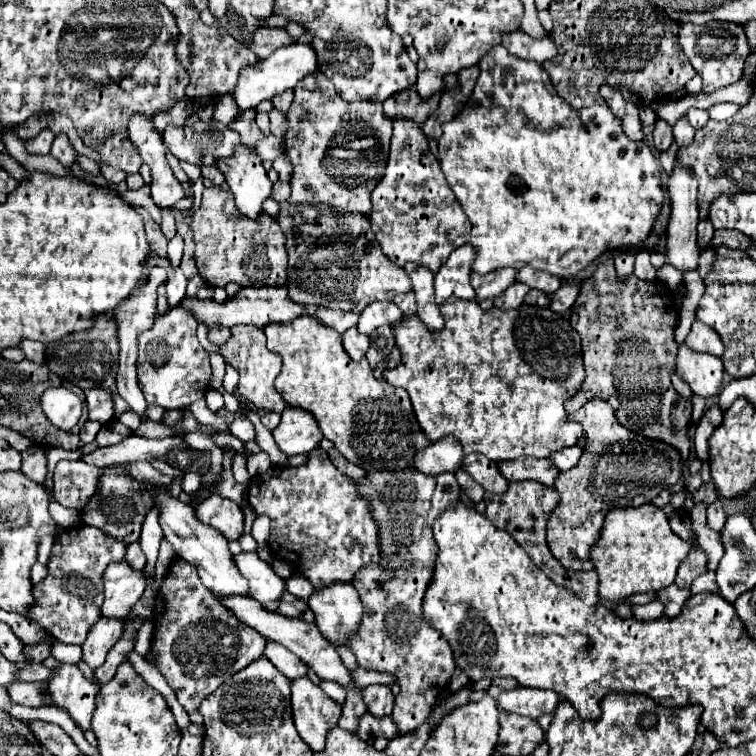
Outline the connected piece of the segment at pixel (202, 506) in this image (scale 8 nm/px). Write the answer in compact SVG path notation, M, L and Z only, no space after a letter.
M212 494L210 498L206 498L204 502L198 504L196 514L198 514L198 520L214 526L228 540L236 540L242 534L244 514L242 514L240 506L236 502L232 502L230 498Z

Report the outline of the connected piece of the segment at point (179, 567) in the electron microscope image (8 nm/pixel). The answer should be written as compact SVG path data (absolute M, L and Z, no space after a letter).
M182 558L174 560L174 564L168 570L166 582L162 586L162 600L164 600L164 610L162 614L156 616L156 628L152 634L152 650L156 652L156 664L162 676L166 678L168 686L176 692L178 702L184 706L186 712L198 710L202 700L210 696L220 684L224 684L228 678L232 678L236 672L246 668L250 662L262 656L264 650L264 638L252 630L250 626L238 622L230 610L222 608L222 604L202 586L202 580L198 578L194 566L188 562L182 562Z

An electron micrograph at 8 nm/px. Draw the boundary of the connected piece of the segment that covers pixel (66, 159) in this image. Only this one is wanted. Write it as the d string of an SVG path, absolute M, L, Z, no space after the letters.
M64 132L56 134L54 144L52 144L52 152L50 152L62 166L72 166L76 160L76 152L68 140L68 136Z

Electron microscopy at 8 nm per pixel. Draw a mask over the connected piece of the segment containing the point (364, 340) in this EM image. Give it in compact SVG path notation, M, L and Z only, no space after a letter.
M350 328L342 334L342 344L344 344L344 350L348 352L348 356L358 362L366 356L368 348L370 348L370 340L366 334L360 334L356 328Z

